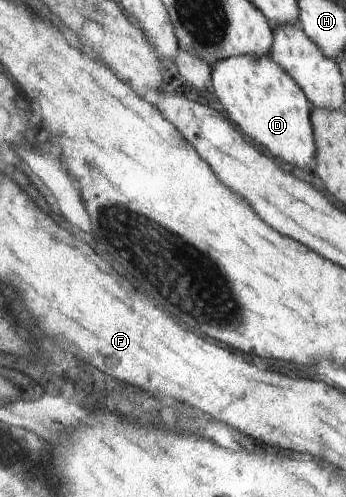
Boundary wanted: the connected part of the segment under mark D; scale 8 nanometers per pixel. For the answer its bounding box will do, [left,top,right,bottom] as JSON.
[210,56,315,167]

